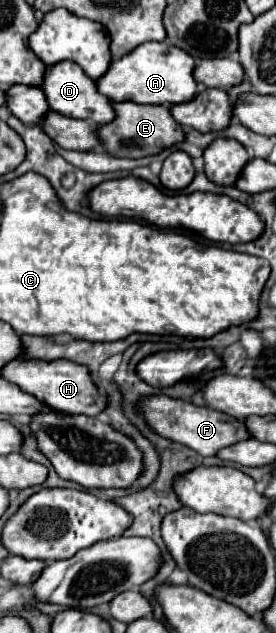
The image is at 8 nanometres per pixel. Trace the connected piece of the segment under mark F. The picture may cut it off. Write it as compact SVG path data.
M152 396L142 402L142 414L160 436L182 442L184 446L196 450L202 456L216 456L218 450L250 438L250 432L242 420L230 418L228 414L222 414L212 408L194 406L192 402L186 402L186 400L174 400L168 396Z

